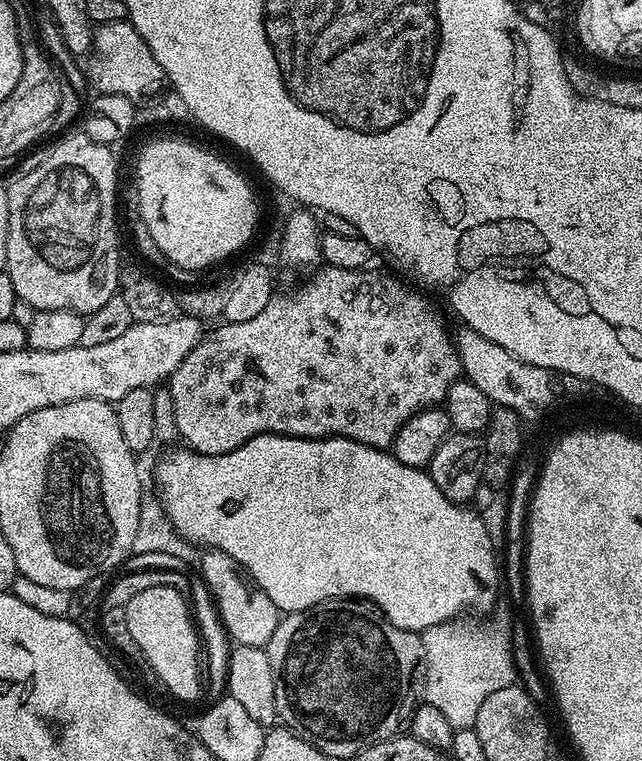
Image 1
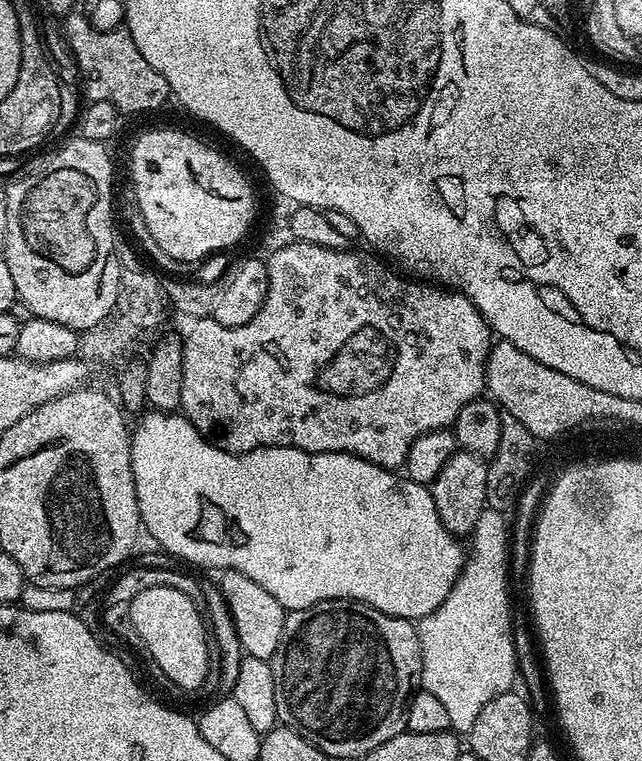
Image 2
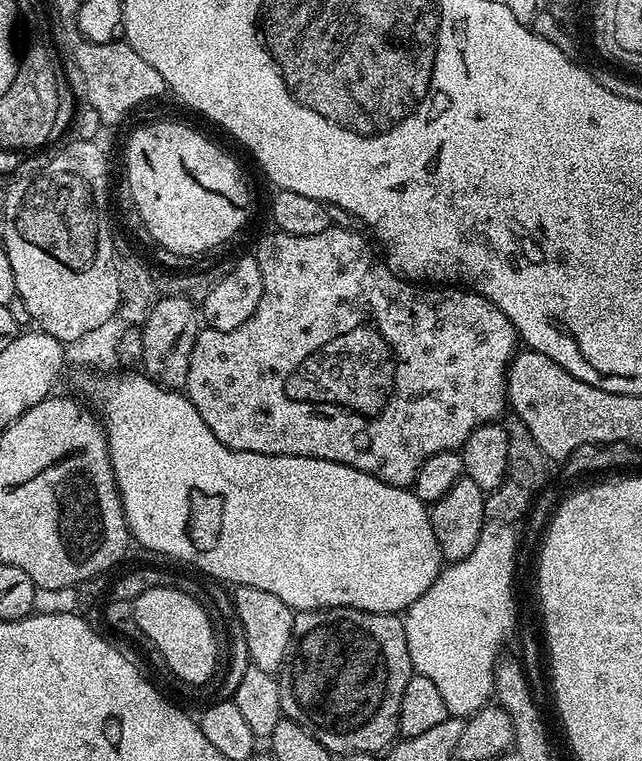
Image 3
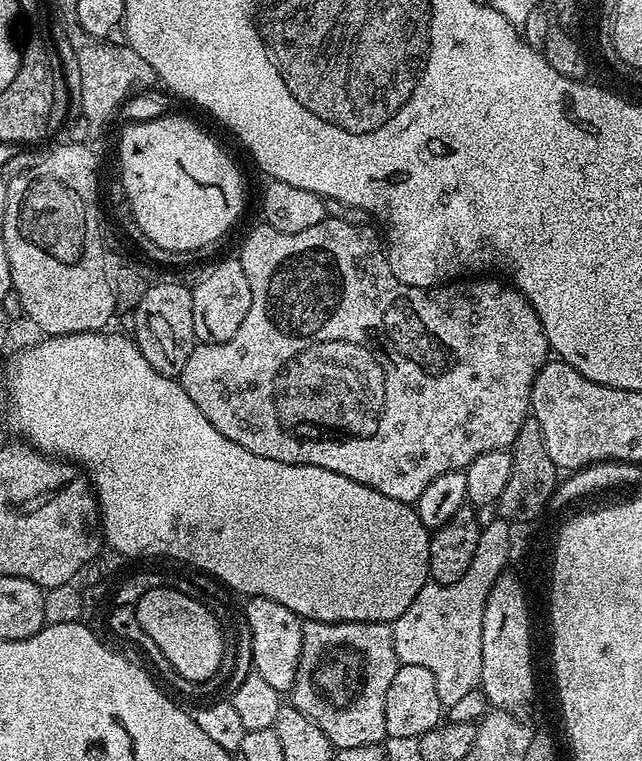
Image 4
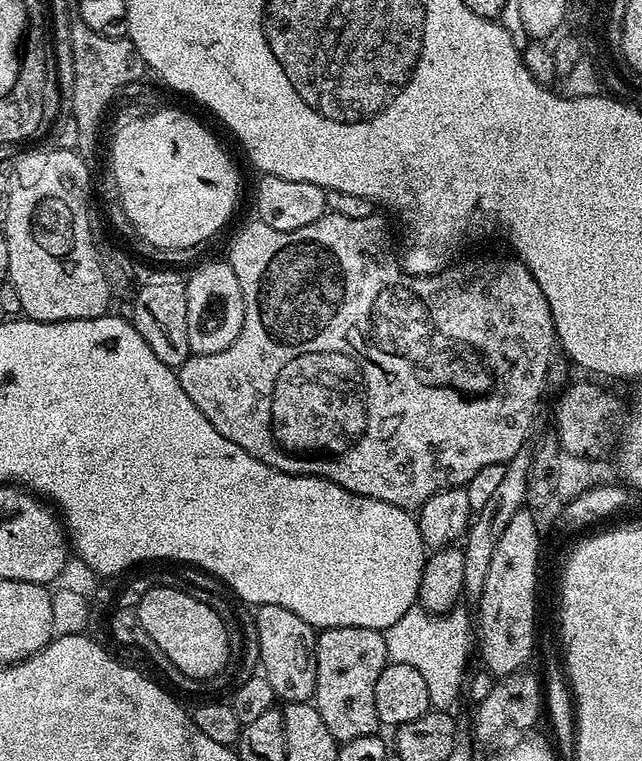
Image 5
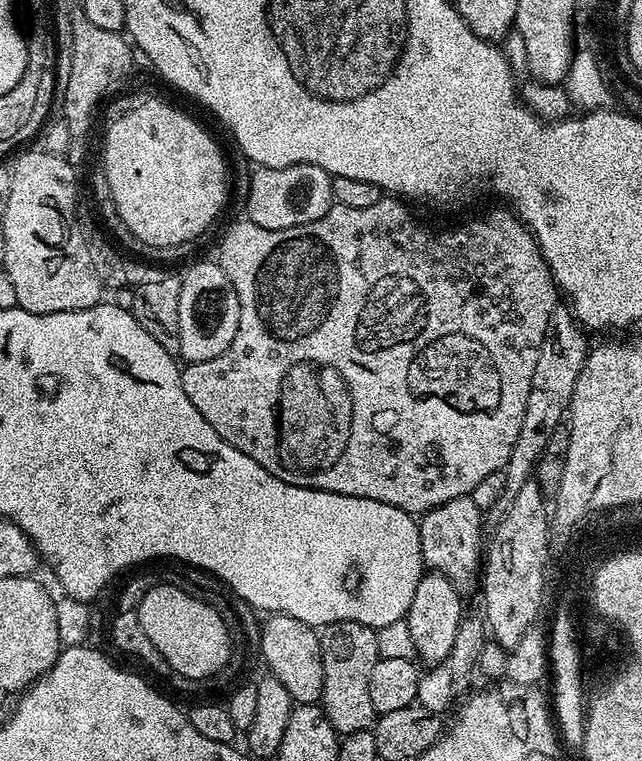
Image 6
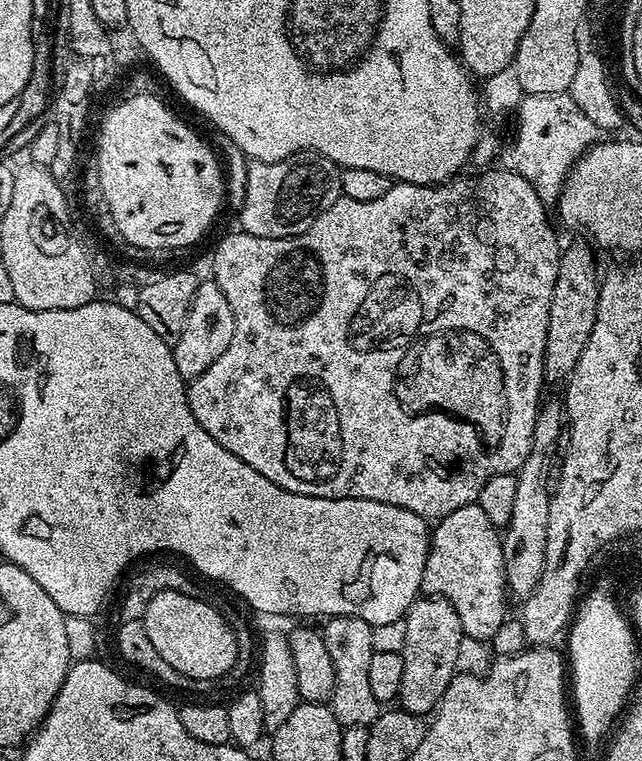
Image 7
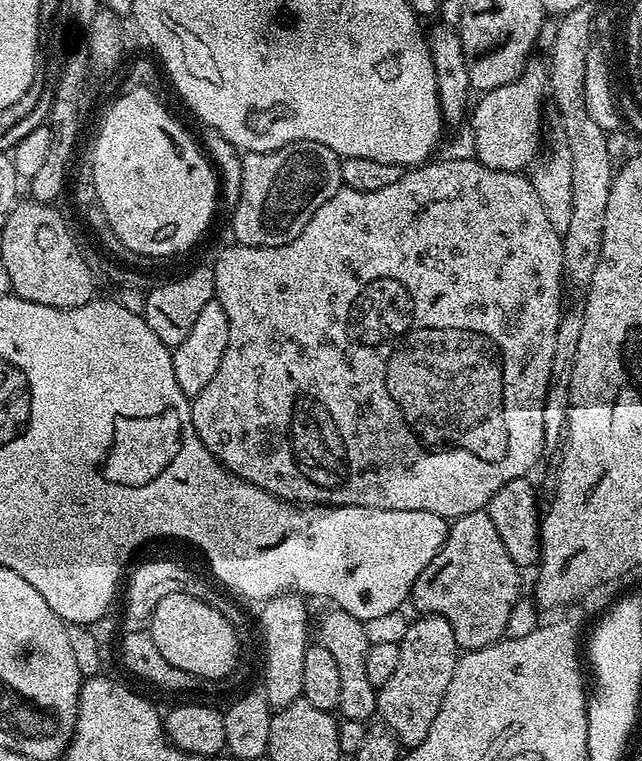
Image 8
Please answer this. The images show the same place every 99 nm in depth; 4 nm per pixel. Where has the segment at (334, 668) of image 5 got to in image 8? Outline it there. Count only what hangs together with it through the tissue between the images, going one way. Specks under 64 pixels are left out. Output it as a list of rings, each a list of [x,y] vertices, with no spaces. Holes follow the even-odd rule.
[[[333,607],[320,620],[319,643],[330,650],[334,663],[338,666],[341,690],[338,698],[338,712],[345,720],[371,721],[377,715],[376,697],[378,689],[372,685],[366,675],[366,654],[368,653],[368,639],[364,629],[364,621],[354,618],[346,610]]]

